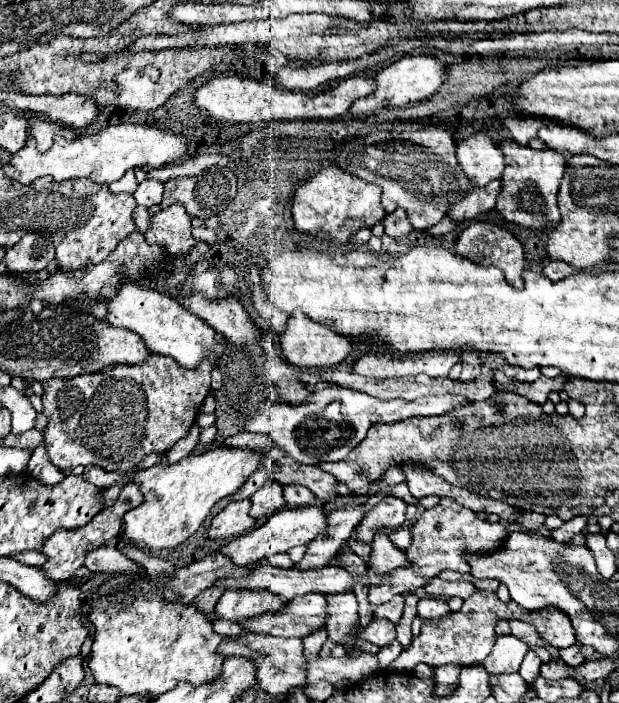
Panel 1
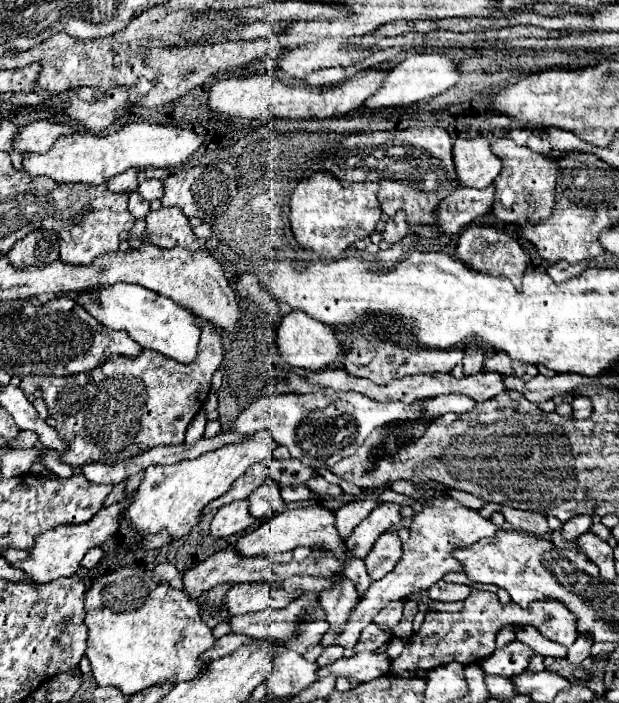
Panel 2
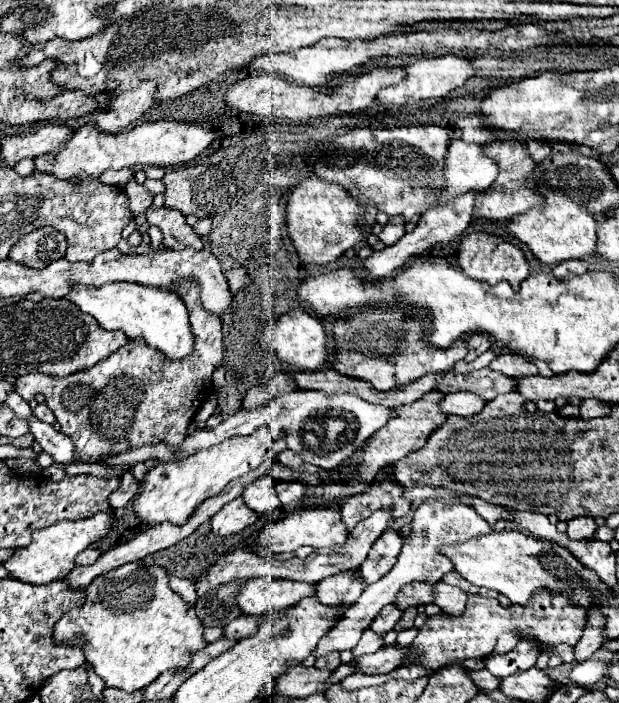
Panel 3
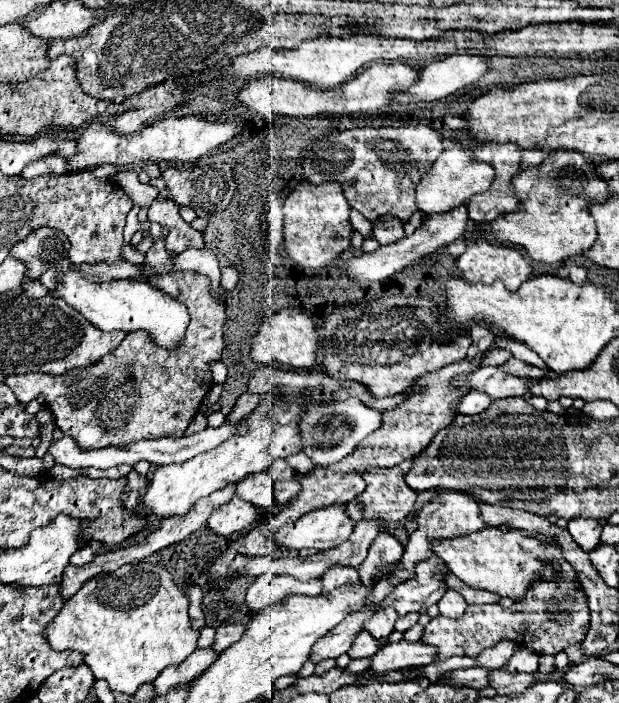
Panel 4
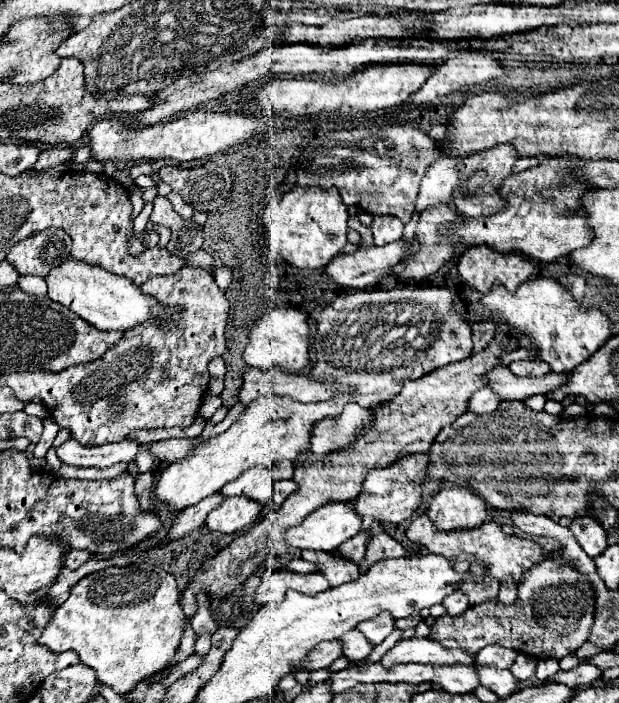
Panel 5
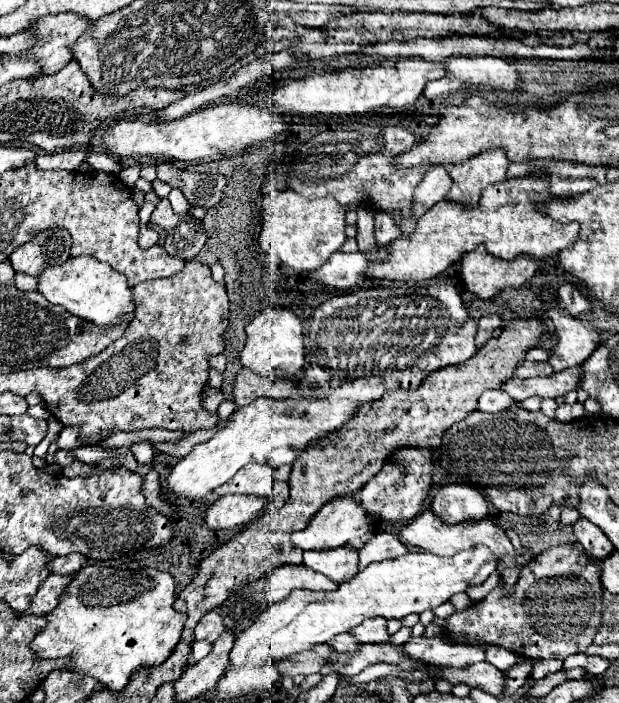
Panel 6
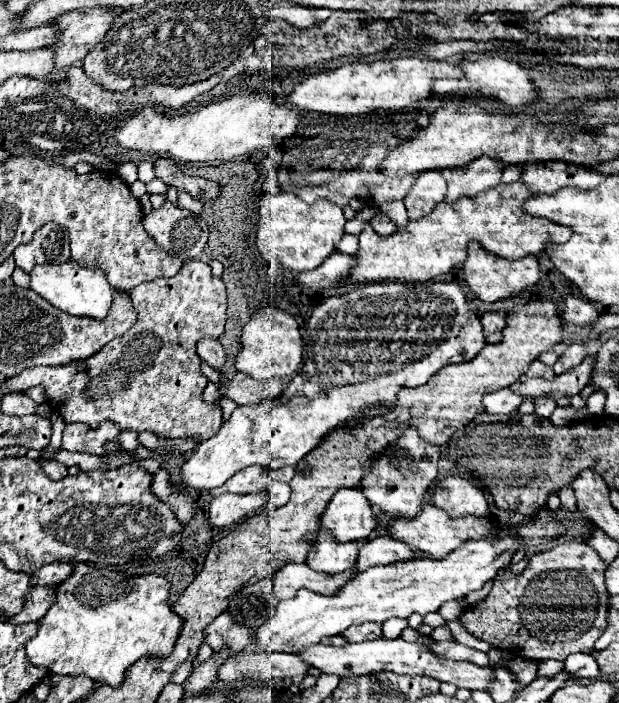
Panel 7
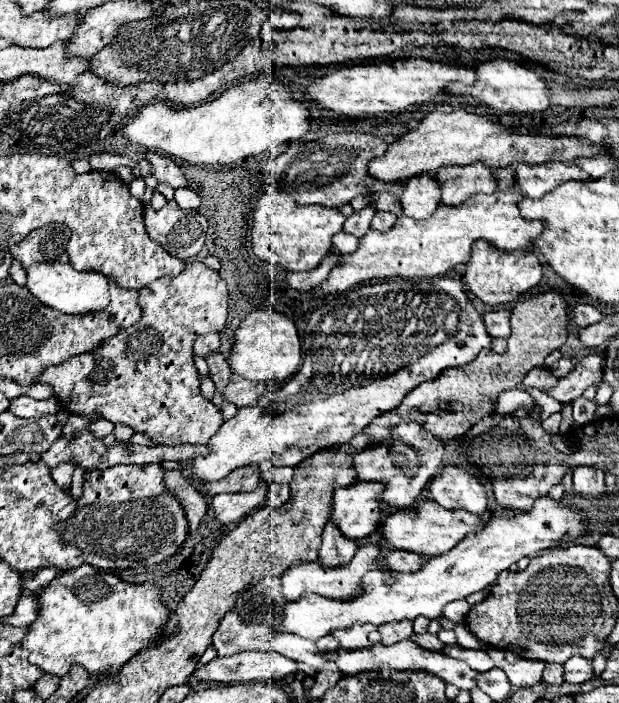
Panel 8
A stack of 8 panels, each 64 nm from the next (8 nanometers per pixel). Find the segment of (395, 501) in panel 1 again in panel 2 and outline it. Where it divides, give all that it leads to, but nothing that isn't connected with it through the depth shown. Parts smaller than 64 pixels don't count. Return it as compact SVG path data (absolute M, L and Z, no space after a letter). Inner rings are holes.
M382 502L376 510L370 512L368 518L364 518L358 528L346 538L346 550L350 556L360 556L364 560L368 552L372 550L374 542L380 534L384 534L388 528L400 524L400 506L392 502Z

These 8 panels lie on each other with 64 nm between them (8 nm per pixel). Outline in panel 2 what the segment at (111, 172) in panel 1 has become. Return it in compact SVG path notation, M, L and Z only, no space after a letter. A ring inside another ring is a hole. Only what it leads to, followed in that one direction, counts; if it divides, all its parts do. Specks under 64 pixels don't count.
M134 122L124 126L118 132L106 134L106 136L98 136L92 132L74 132L72 136L62 136L52 150L48 150L46 154L26 154L24 156L24 170L30 176L48 176L56 182L80 182L80 184L104 184L108 182L108 178L114 178L116 174L122 174L126 168L176 168L184 162L188 162L188 158L204 144L202 134L188 130L188 128L180 128L180 126L164 126L164 124L148 124L148 122Z

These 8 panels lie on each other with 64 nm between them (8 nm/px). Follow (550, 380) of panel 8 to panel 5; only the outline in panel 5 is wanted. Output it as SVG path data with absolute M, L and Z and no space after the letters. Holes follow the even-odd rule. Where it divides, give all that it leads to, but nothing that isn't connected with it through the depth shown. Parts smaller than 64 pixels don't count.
M534 360L534 362L512 362L508 368L516 376L546 376L548 372L552 372L550 364L546 364L542 360Z

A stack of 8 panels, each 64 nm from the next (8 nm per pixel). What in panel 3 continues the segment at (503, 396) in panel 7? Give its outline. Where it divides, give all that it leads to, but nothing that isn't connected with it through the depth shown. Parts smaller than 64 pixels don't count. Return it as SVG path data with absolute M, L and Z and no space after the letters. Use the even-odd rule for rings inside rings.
M456 392L456 394L448 394L442 402L440 408L446 414L476 414L484 408L486 400L482 396L470 394L470 392Z

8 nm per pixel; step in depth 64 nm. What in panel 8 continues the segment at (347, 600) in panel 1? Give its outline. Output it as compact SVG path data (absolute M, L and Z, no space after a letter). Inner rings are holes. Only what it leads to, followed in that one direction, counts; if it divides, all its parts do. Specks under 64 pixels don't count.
M332 520L324 526L322 532L322 546L320 546L320 554L318 558L326 564L326 566L336 566L336 564L348 564L356 552L356 542L348 540L343 534L340 536L340 530L336 528L336 524L332 524Z

